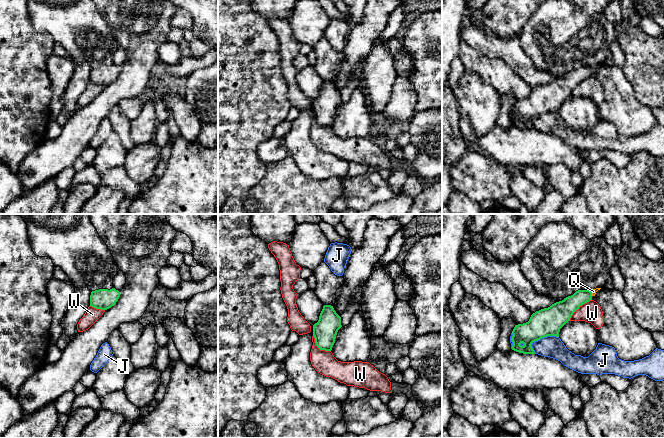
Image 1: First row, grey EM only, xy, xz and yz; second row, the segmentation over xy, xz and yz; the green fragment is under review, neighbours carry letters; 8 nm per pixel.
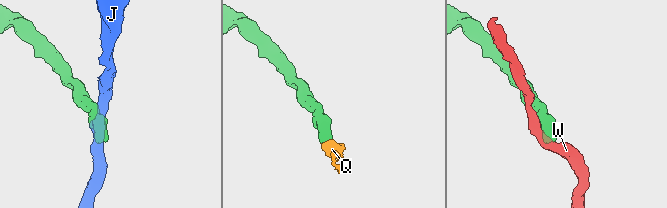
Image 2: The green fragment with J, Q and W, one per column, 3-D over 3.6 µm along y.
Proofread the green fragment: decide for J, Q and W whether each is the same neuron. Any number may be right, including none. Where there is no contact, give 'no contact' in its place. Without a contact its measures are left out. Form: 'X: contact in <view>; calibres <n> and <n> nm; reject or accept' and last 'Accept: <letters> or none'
J: contact in yz; calibres 220 and 180 nm; reject
Q: contact in yz; calibres 140 and 40 nm; accept
W: contact in yz; calibres 220 and 170 nm; reject
Accept: Q

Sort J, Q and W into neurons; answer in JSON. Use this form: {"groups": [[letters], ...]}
{"groups": [["J"], ["Q"], ["W"]]}

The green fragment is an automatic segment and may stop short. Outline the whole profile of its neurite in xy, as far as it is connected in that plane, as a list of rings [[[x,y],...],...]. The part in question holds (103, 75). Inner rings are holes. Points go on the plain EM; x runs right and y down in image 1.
[[[115,64],[110,66],[108,65],[99,65],[91,68],[90,71],[90,82],[107,86],[114,82],[120,73],[120,68]]]

